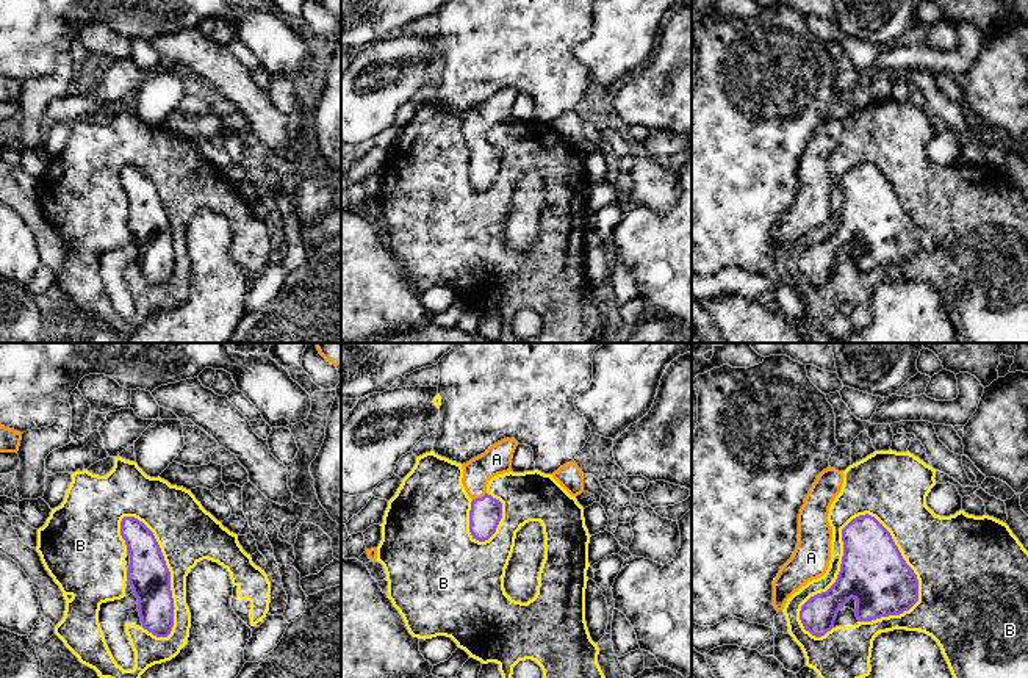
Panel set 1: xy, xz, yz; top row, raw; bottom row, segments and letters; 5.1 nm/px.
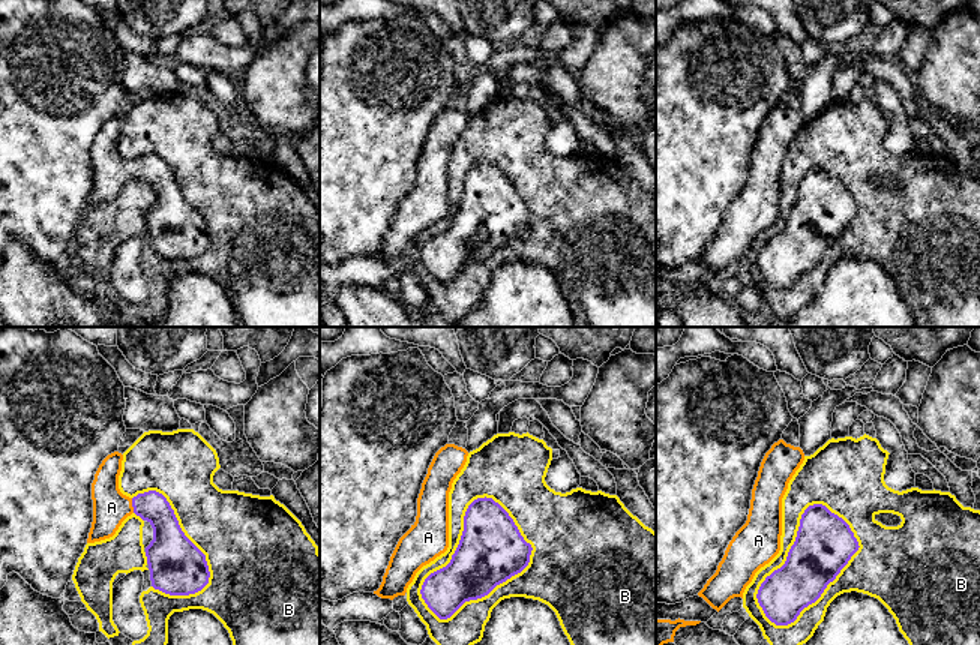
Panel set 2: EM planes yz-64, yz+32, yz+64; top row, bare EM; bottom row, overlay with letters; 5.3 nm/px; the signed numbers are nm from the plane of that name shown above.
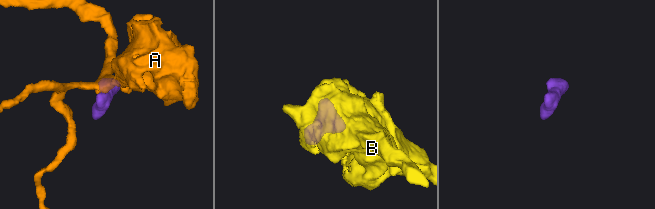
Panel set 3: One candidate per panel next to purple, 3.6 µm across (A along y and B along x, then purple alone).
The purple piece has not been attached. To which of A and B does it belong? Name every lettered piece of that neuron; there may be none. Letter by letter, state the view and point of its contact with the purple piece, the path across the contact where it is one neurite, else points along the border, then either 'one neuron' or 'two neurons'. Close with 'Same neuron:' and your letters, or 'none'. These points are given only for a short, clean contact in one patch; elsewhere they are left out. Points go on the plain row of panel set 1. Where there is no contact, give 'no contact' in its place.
A: xz (479, 147) | across xz (485, 163), (479, 147), (479, 126), (496, 108) | one neuron
B: yz (841, 216) | two neurons
Same neuron: A

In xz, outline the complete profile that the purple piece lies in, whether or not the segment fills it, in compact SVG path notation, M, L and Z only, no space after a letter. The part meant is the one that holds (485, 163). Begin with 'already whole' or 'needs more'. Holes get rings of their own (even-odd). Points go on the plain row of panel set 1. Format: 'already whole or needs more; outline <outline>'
needs more; outline M504 88L462 114L462 133L473 149L469 182L479 191L488 189L502 168L502 152L487 142L487 133L491 127L512 121L516 96L518 91L515 88Z

